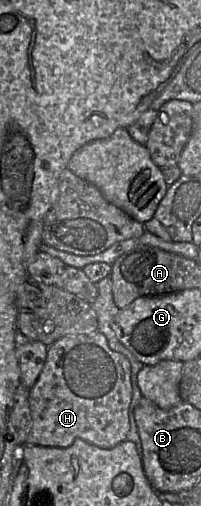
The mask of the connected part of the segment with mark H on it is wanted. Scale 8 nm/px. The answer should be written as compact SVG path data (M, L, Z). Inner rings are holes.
M101 332L67 335L48 346L44 367L30 389L32 425L24 445L66 448L76 439L102 449L111 449L127 440L130 430L129 406L132 398L131 364L113 351Z

